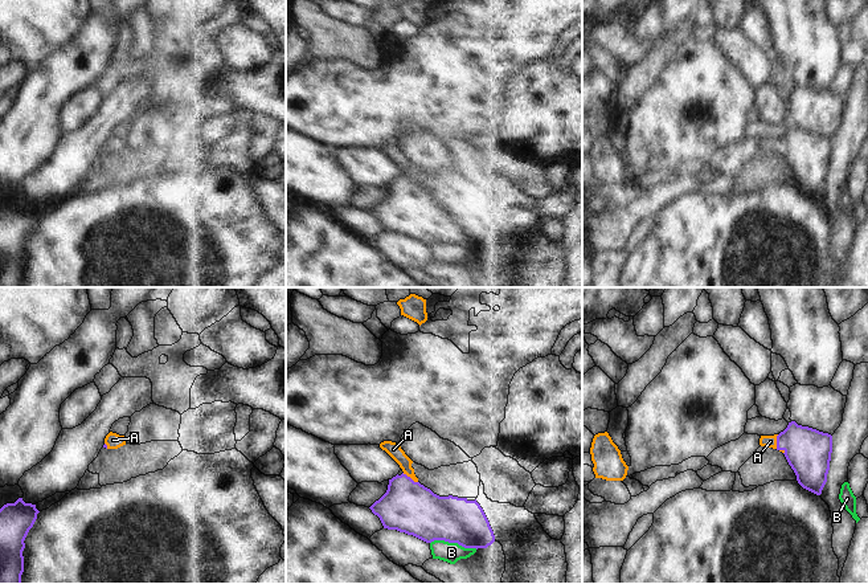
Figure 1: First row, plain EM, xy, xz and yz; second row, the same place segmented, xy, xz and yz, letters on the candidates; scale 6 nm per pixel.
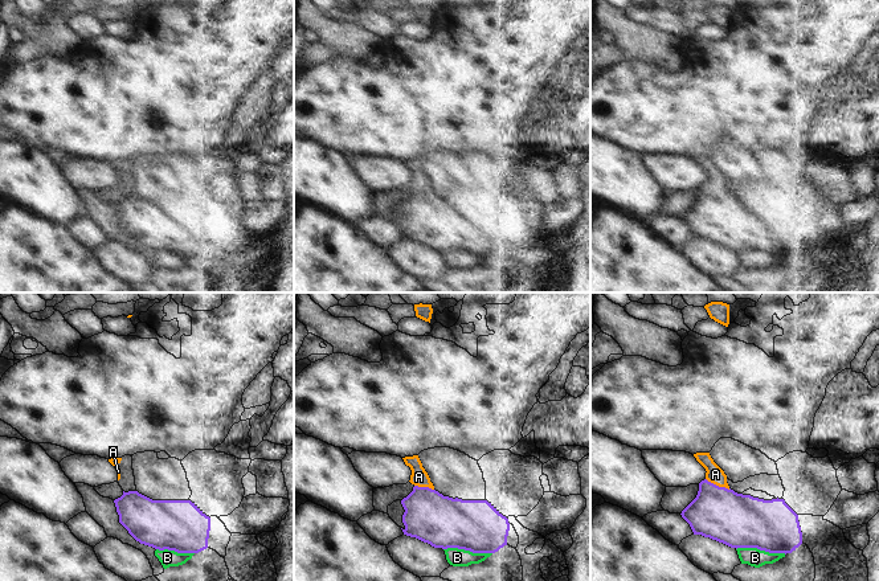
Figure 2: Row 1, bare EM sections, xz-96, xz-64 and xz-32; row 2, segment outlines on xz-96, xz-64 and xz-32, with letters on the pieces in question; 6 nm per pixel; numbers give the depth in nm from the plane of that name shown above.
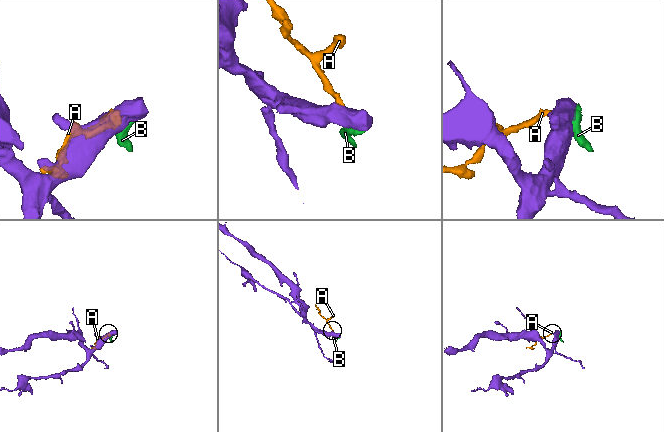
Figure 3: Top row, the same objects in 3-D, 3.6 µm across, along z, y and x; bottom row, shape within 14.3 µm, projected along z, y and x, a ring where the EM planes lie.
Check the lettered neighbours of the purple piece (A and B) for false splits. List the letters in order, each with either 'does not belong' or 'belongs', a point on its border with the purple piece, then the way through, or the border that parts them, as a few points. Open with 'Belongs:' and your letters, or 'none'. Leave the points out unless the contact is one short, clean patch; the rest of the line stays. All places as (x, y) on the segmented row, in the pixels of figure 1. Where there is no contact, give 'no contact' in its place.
Belongs: A
A: belongs | xz (409, 477)
B: does not belong | xz (454, 542)

